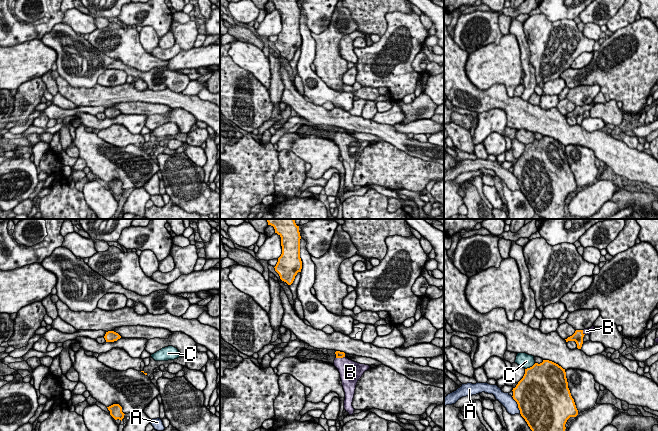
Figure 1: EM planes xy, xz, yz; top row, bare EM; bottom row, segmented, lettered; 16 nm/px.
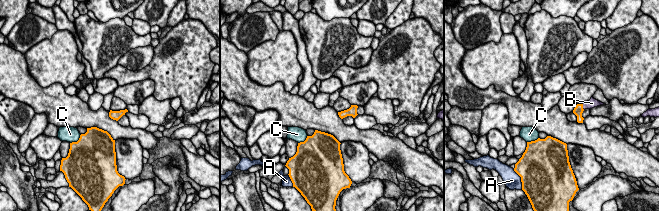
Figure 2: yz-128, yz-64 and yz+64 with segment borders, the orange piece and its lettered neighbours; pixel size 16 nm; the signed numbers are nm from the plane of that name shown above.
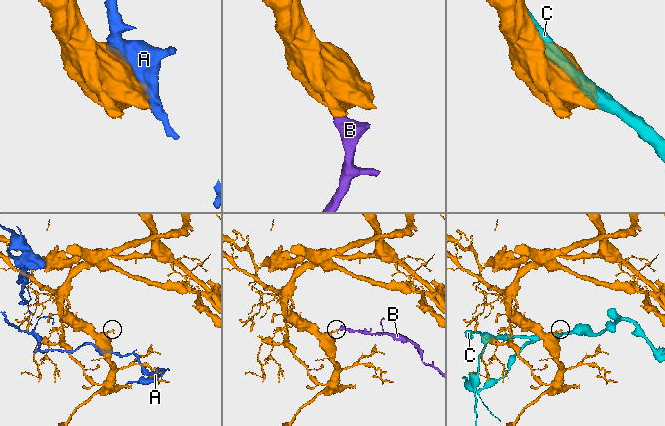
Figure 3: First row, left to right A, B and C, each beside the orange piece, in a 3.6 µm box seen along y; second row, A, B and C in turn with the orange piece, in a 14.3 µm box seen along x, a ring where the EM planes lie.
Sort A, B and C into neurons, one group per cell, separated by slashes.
A / B / C

